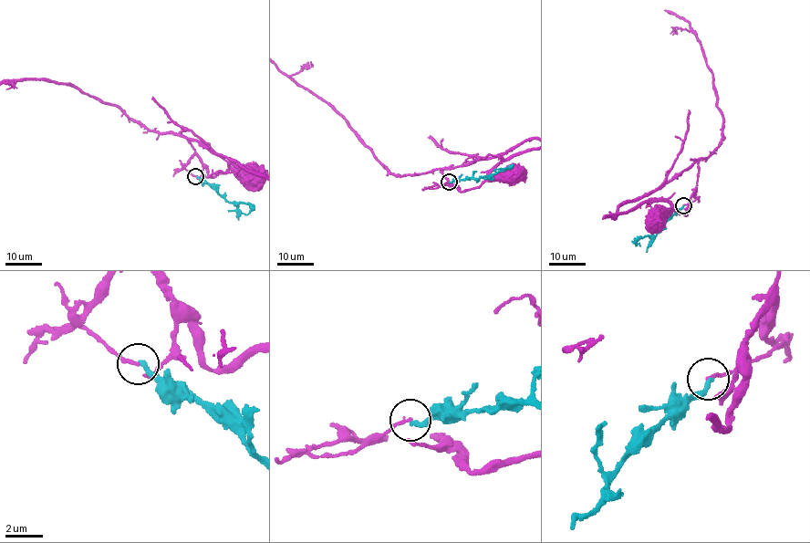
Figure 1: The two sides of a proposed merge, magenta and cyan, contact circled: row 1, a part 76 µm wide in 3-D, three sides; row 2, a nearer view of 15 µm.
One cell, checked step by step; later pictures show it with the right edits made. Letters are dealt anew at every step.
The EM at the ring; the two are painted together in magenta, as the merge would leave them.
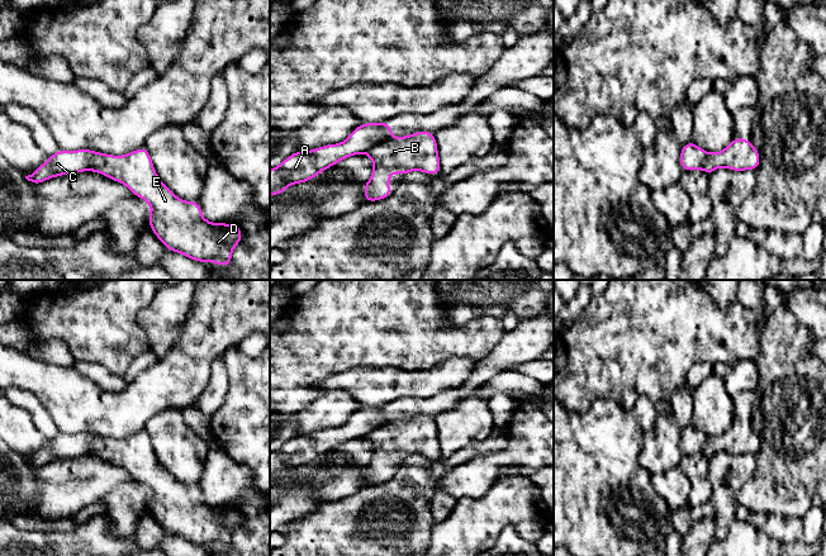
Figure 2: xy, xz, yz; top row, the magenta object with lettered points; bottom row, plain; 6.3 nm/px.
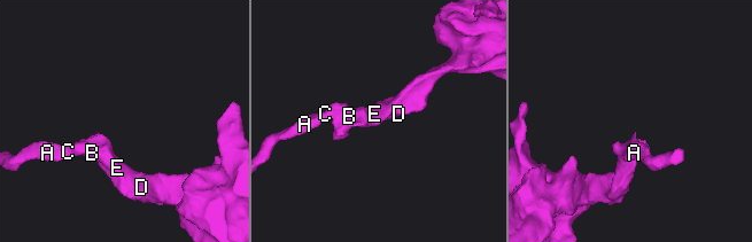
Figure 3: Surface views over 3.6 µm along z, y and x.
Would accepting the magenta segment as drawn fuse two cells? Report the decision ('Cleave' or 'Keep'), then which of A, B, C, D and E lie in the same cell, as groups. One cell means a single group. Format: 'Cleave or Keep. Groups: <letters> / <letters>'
Cleave. Groups: A C / B D E

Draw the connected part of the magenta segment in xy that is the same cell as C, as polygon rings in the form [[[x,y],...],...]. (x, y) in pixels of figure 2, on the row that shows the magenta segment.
[[[60,149],[41,165],[32,175],[25,176],[34,186],[48,179],[79,174],[89,170],[92,160],[99,155],[91,149],[66,151]]]

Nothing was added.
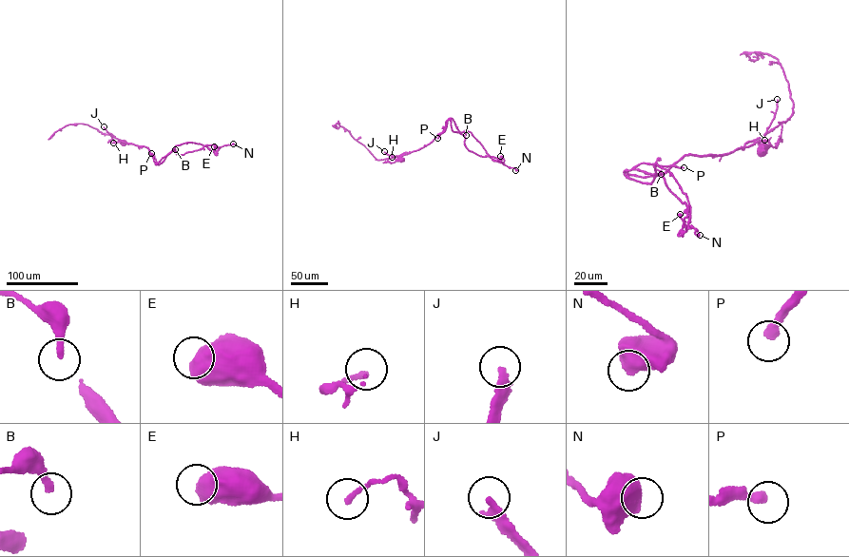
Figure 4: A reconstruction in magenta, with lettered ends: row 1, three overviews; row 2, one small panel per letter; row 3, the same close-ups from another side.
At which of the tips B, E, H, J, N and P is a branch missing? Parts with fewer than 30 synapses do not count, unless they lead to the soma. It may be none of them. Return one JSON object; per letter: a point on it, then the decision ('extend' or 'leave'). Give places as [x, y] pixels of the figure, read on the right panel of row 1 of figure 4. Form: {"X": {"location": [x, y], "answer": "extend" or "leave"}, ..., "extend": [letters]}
{"B": {"location": [661, 174], "answer": "leave"}, "E": {"location": [680, 214], "answer": "leave"}, "H": {"location": [764, 140], "answer": "leave"}, "J": {"location": [777, 99], "answer": "extend"}, "N": {"location": [700, 235], "answer": "leave"}, "P": {"location": [684, 167], "answer": "extend"}, "extend": ["J", "P"]}

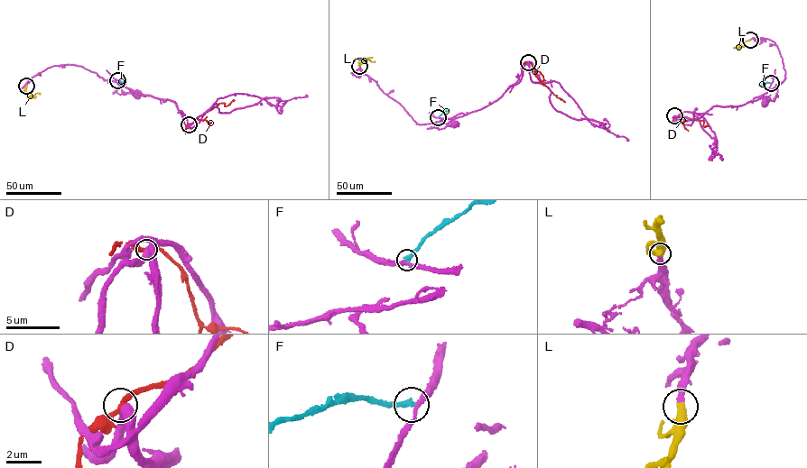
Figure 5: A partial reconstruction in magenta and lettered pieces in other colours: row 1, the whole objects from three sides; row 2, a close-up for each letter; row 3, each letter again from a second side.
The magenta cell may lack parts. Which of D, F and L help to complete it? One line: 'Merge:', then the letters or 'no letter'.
Merge: L

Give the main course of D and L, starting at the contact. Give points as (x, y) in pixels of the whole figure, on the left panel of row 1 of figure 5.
D: (189, 124), (218, 104), (227, 105), (235, 100)
L: (26, 86), (28, 96), (40, 94)

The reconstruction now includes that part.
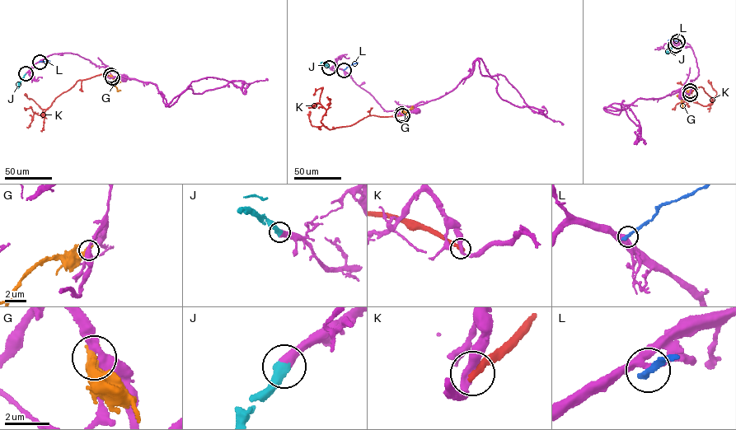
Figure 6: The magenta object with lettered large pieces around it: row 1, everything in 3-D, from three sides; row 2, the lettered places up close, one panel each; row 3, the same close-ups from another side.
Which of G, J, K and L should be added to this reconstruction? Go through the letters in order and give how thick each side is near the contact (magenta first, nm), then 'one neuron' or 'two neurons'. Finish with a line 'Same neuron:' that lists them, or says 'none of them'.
G: calibres 360 and 500 nm; two neurons
J: calibres 500 and 500 nm; one neuron
K: calibres 340 and 320 nm; two neurons
L: calibres 280 and 340 nm; two neurons
Same neuron: J

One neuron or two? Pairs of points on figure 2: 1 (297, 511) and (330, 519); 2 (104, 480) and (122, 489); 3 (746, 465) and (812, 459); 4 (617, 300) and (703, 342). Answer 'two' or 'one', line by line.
1: two
2: two
3: two
4: one

